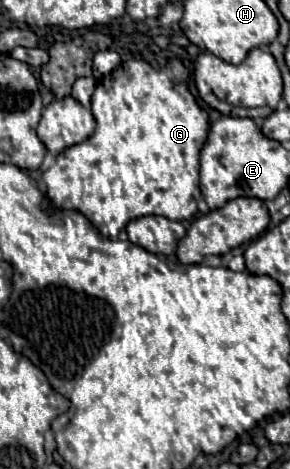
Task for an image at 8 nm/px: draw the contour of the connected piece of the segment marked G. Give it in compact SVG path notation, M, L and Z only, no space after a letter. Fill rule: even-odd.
M127 60L127 62L119 64L109 76L105 76L103 80L99 80L99 82L97 82L97 88L95 88L95 94L93 94L93 100L91 100L91 102L93 102L93 116L95 116L95 120L97 120L95 132L93 132L87 140L83 140L83 142L79 142L79 144L67 148L67 150L61 152L61 154L57 154L55 164L53 164L51 168L47 168L47 170L43 172L43 176L41 176L41 182L45 184L45 198L49 200L49 206L55 208L55 210L77 210L77 212L81 212L81 214L99 230L99 234L103 232L103 234L105 234L107 238L111 238L111 240L115 240L117 234L119 234L131 220L141 218L141 216L157 214L157 216L165 216L165 218L177 220L177 222L181 222L181 220L191 220L191 216L197 214L197 202L201 200L201 190L199 190L199 150L201 150L201 146L203 146L203 142L205 142L205 138L207 138L209 124L207 124L207 112L195 102L193 94L191 94L189 88L187 88L187 80L189 80L189 70L187 70L179 60L171 60L171 62L167 64L167 68L161 70L161 72L155 70L153 66L149 66L149 64L143 62L143 60ZM171 80L181 80L181 84L175 86Z

